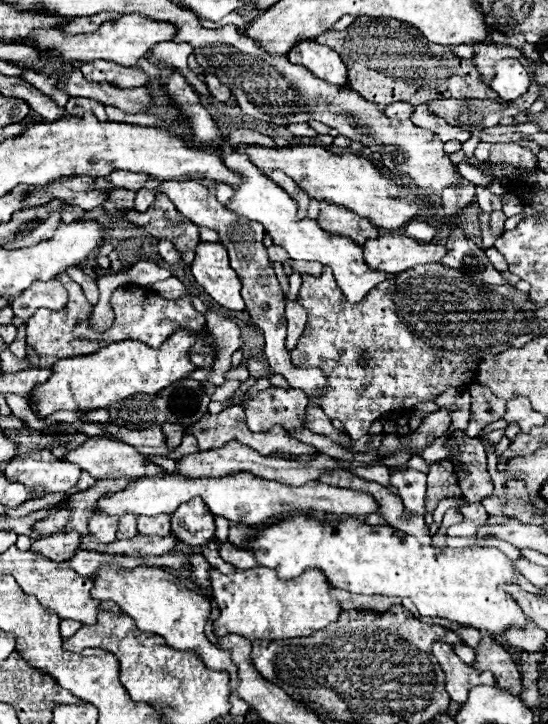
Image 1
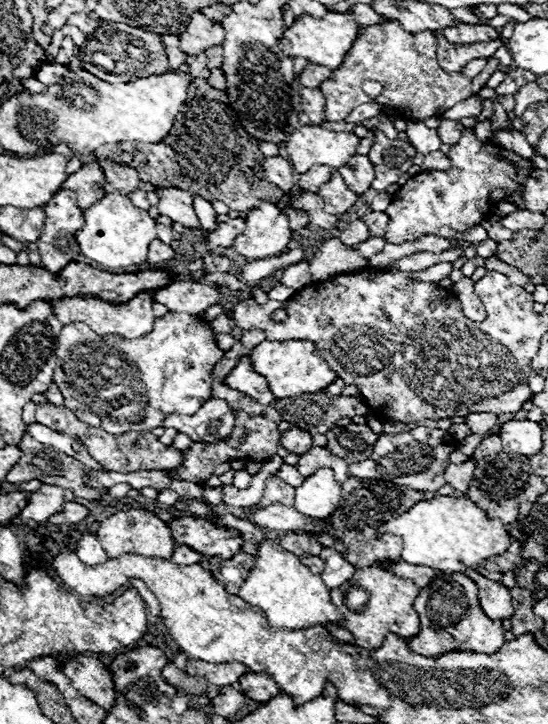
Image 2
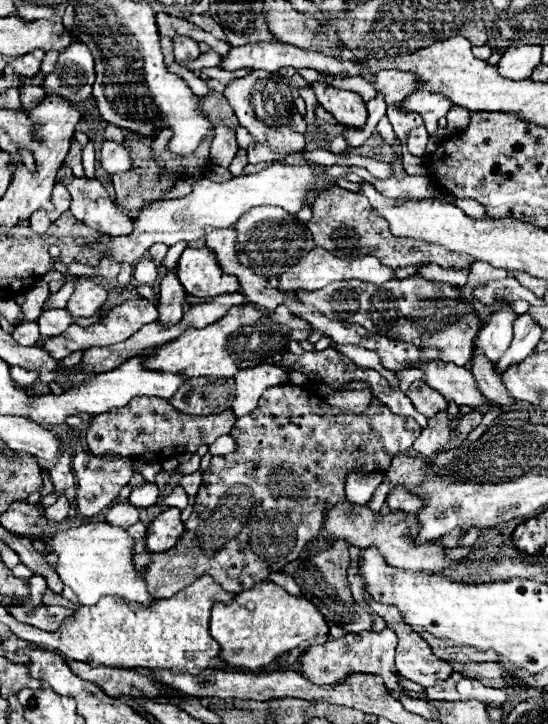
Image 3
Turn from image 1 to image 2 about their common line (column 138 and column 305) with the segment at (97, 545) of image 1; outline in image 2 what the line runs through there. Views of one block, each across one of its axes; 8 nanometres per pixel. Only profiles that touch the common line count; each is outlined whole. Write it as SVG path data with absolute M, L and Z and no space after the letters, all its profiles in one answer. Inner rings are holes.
M286 534L282 540L280 540L280 546L284 548L284 550L288 550L288 552L292 552L292 554L296 554L296 556L300 556L300 558L304 558L304 556L320 556L320 552L322 552L322 544L320 542L316 542L312 536L308 536L308 534Z

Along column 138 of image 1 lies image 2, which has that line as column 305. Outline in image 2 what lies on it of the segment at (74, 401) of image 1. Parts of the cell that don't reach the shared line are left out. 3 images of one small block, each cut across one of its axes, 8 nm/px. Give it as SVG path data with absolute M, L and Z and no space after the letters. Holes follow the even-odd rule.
M264 340L250 352L250 360L254 370L266 378L268 388L276 398L314 394L324 390L332 380L336 380L336 374L320 356L320 350L312 342L304 342L304 340L286 340L286 342Z

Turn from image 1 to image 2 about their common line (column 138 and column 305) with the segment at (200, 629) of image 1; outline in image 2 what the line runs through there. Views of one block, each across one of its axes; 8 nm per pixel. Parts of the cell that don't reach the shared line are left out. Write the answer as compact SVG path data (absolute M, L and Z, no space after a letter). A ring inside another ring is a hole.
M266 540L260 544L260 554L256 564L250 570L246 582L242 584L238 596L248 604L260 608L266 614L266 620L274 628L286 630L304 630L312 626L340 624L344 618L342 612L330 602L330 588L324 584L320 574L312 574L298 556L286 552L280 544Z

